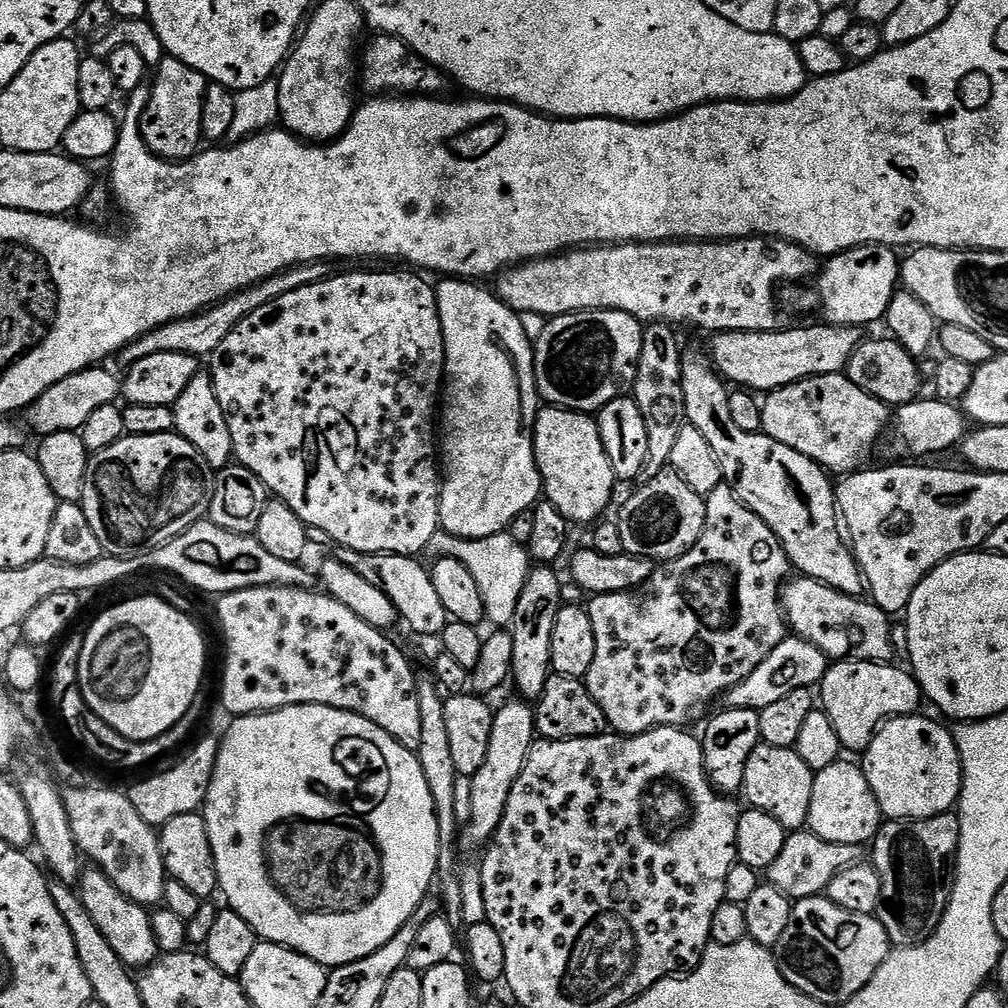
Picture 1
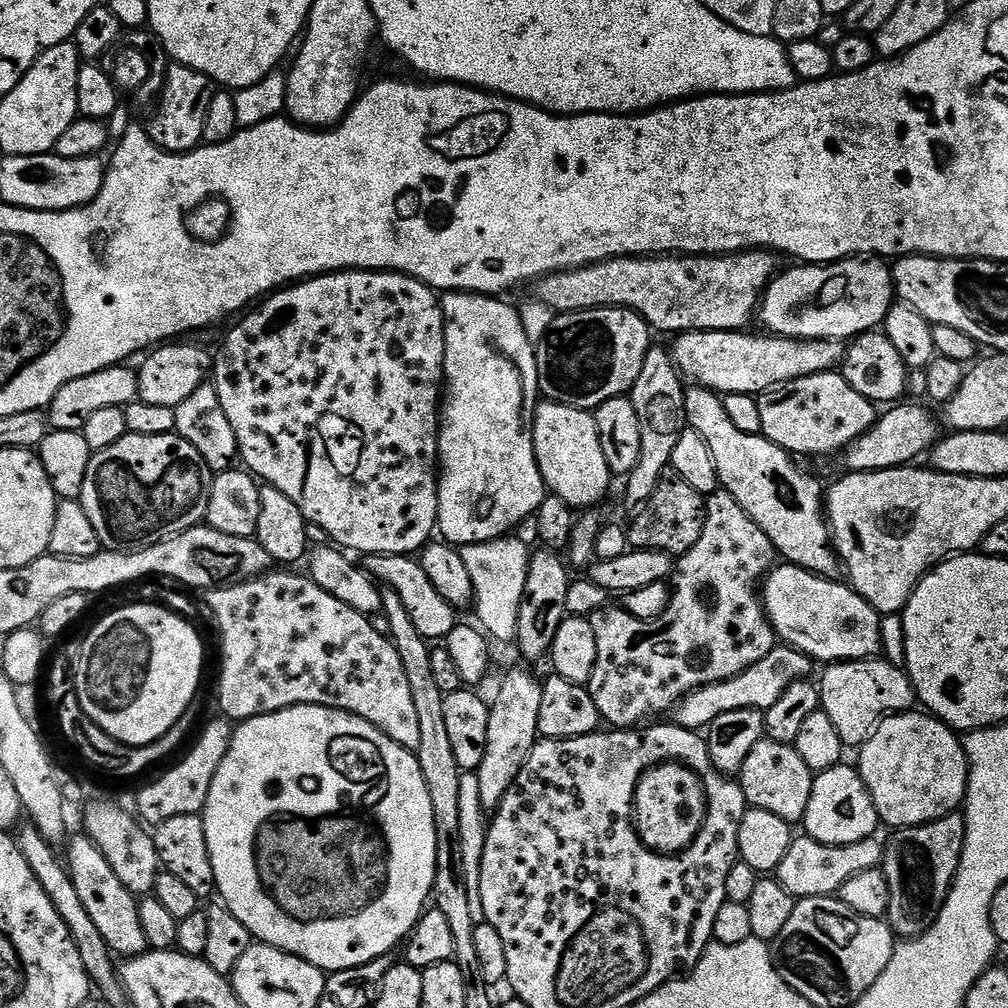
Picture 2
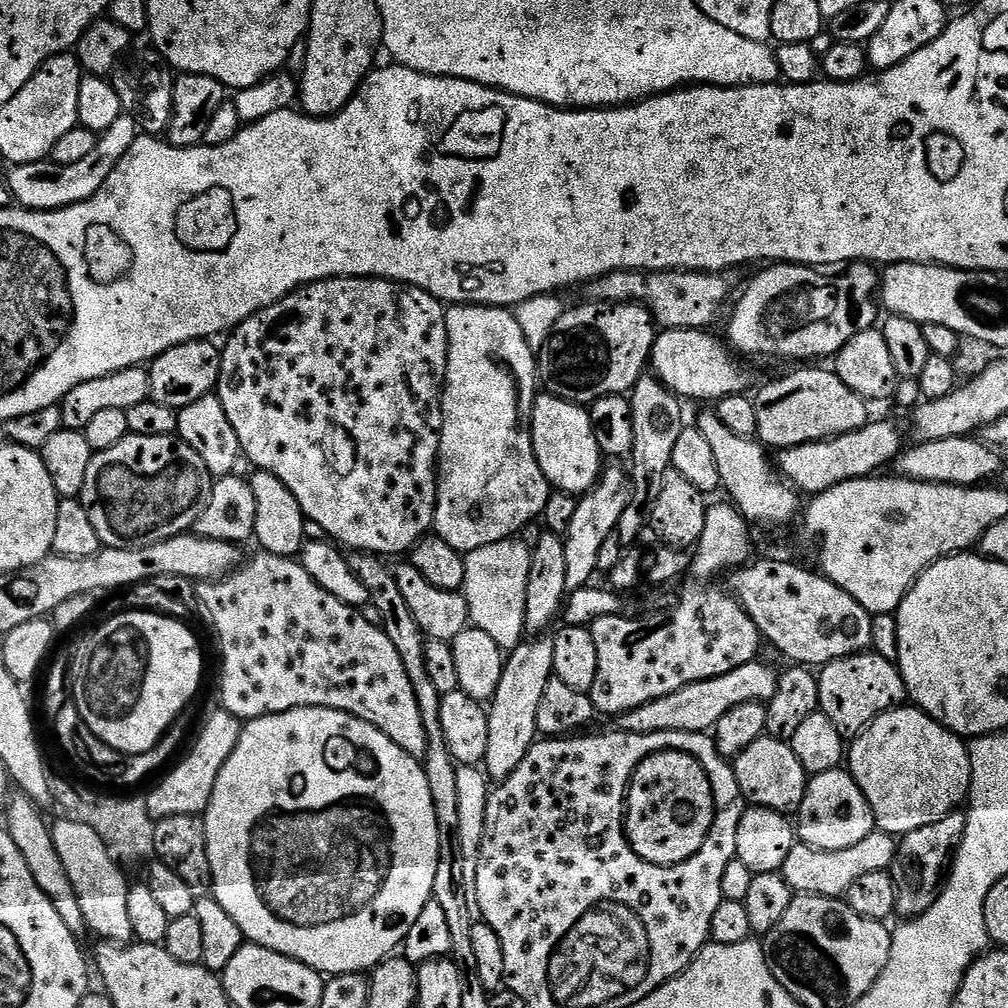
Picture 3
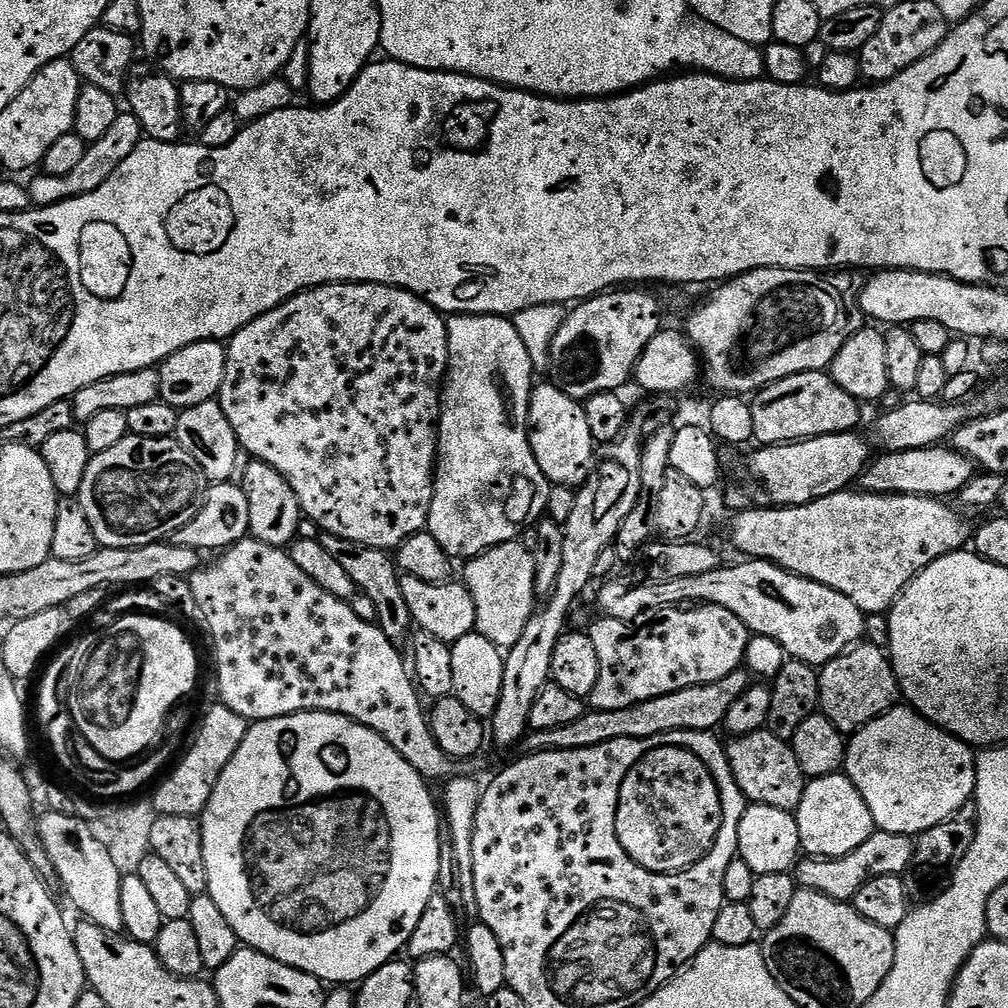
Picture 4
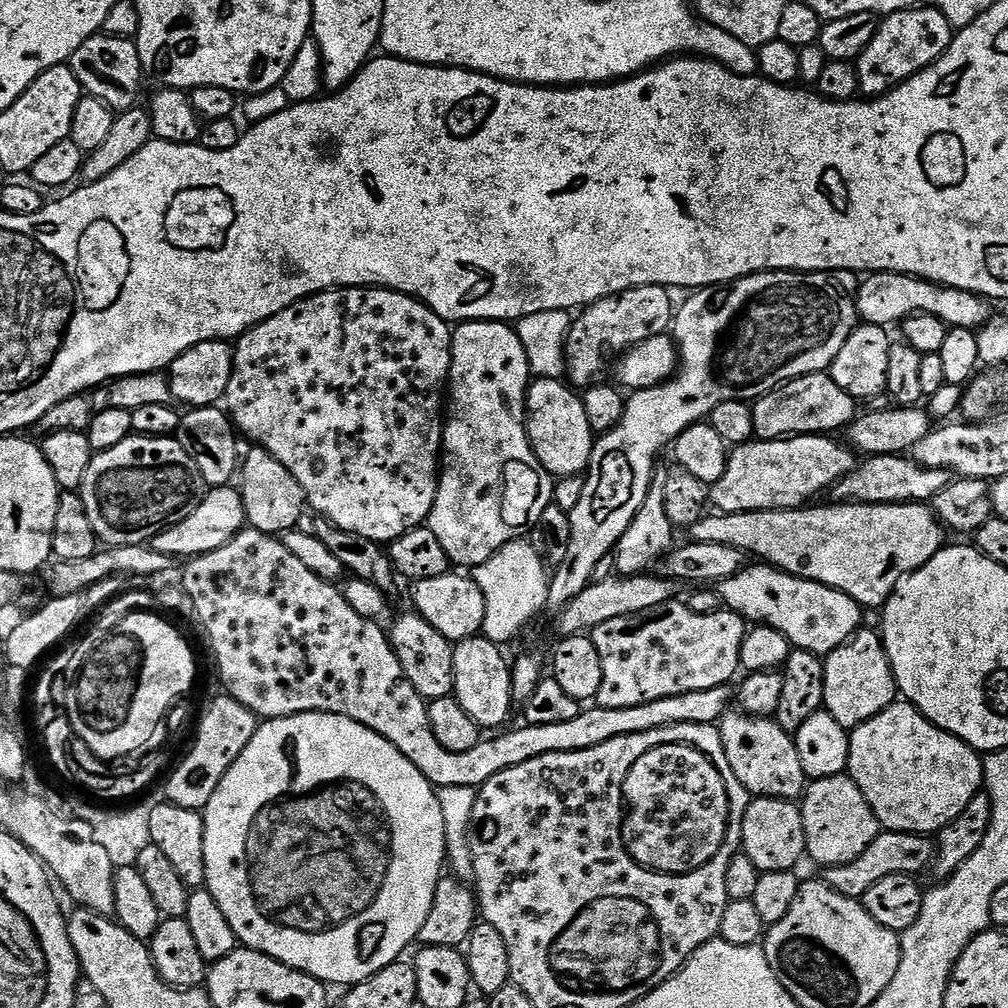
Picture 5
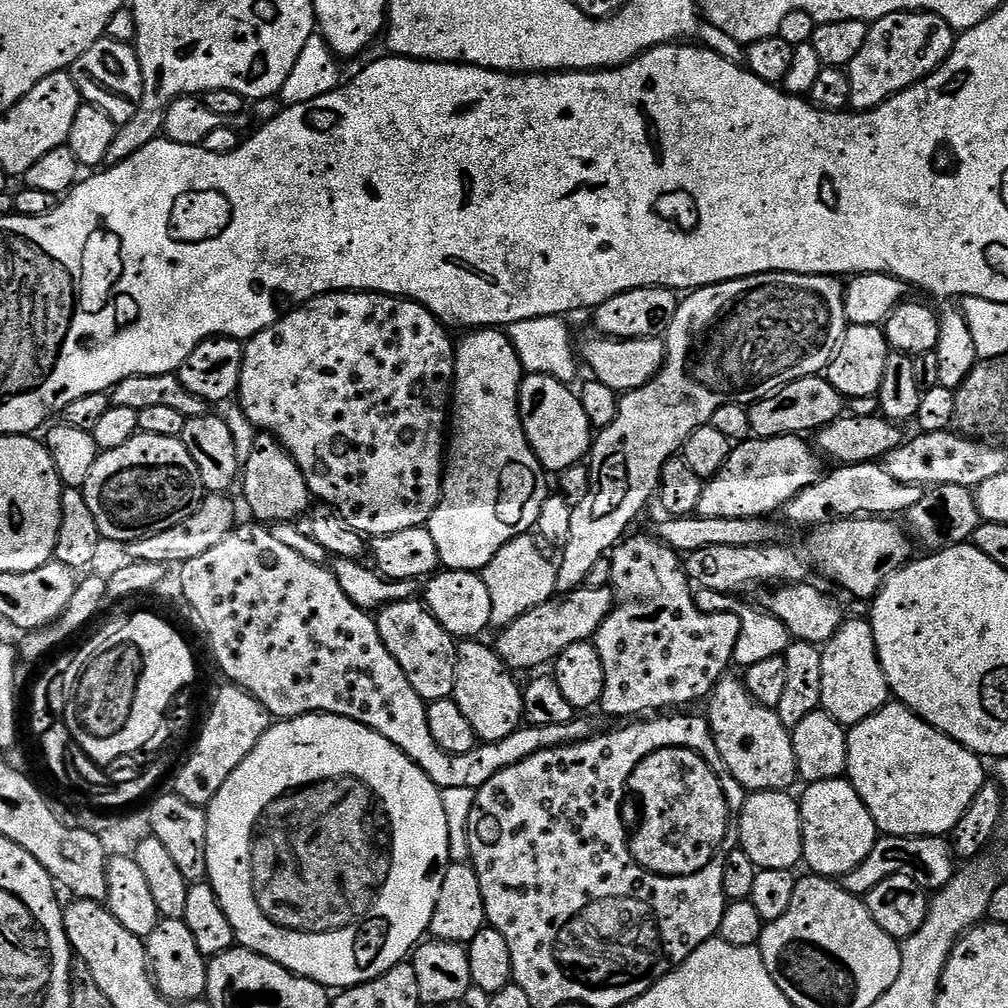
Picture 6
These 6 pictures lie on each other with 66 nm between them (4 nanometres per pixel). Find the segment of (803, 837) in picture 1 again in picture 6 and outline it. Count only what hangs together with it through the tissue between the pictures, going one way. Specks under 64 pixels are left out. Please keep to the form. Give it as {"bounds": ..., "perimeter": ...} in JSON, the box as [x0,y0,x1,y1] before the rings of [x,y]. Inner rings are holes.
{"bounds":[842,835,954,898],"perimeter":[[[881,835],[876,841],[874,850],[870,850],[866,862],[862,862],[857,868],[850,870],[850,874],[843,876],[842,886],[850,895],[864,898],[870,890],[874,890],[874,886],[878,886],[878,882],[894,874],[906,874],[906,878],[914,878],[918,886],[935,894],[941,888],[945,888],[953,878],[952,856],[954,860],[954,849],[942,836]]]}

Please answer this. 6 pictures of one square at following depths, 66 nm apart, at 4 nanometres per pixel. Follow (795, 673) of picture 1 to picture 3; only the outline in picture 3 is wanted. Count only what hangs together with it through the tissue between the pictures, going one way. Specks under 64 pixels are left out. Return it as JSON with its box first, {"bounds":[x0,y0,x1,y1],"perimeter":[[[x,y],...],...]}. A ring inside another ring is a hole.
{"bounds":[615,662,780,734],"perimeter":[[[753,662],[746,666],[738,666],[738,670],[730,670],[730,674],[722,674],[718,678],[682,686],[682,690],[674,690],[674,694],[666,694],[666,698],[654,698],[654,702],[646,702],[634,710],[623,712],[621,716],[615,717],[615,727],[621,732],[634,734],[707,733],[715,729],[718,718],[734,710],[734,706],[767,702],[774,698],[780,677],[777,670],[772,669],[770,665],[760,663]]]}

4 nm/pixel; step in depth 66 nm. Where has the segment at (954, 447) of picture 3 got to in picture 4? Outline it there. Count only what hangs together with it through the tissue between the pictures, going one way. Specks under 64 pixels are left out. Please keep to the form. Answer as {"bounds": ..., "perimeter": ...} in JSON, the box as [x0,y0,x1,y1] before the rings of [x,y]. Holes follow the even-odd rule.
{"bounds":[858,446,974,498],"perimeter":[[[933,446],[877,455],[860,475],[858,484],[863,491],[883,496],[952,498],[959,494],[973,477],[974,465],[962,453],[955,452],[950,446]]]}

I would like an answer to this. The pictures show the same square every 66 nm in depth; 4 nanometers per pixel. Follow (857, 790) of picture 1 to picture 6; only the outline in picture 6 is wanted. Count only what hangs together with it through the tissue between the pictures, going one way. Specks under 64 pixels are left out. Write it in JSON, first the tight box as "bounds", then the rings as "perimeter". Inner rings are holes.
{"bounds":[798,778,878,878],"perimeter":[[[847,778],[809,784],[803,790],[804,797],[801,795],[798,800],[804,843],[803,863],[808,863],[809,873],[843,878],[850,874],[850,870],[866,862],[870,850],[874,850],[878,839],[874,818]]]}

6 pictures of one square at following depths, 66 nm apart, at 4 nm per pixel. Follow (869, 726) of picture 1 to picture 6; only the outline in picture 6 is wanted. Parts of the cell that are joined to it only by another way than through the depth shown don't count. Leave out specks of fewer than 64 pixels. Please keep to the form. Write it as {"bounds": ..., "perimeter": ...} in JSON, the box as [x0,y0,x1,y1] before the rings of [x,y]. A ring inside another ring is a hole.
{"bounds":[821,619,890,724],"perimeter":[[[867,619],[848,620],[822,648],[822,702],[821,709],[833,716],[839,724],[861,724],[890,703],[888,679],[882,670],[874,642],[874,630]]]}

